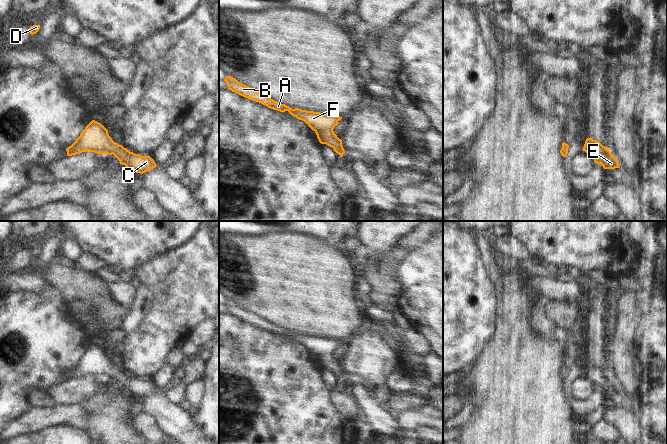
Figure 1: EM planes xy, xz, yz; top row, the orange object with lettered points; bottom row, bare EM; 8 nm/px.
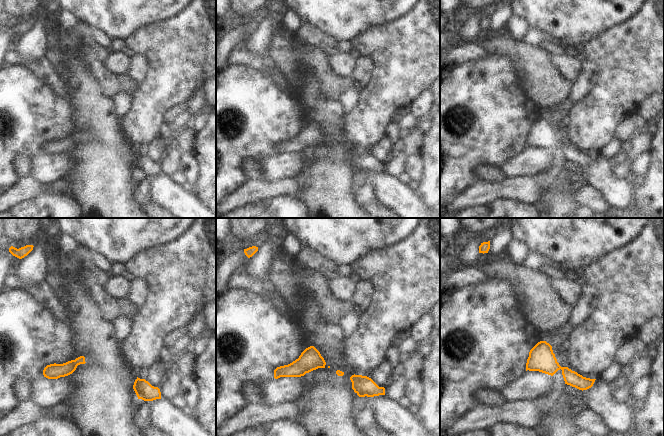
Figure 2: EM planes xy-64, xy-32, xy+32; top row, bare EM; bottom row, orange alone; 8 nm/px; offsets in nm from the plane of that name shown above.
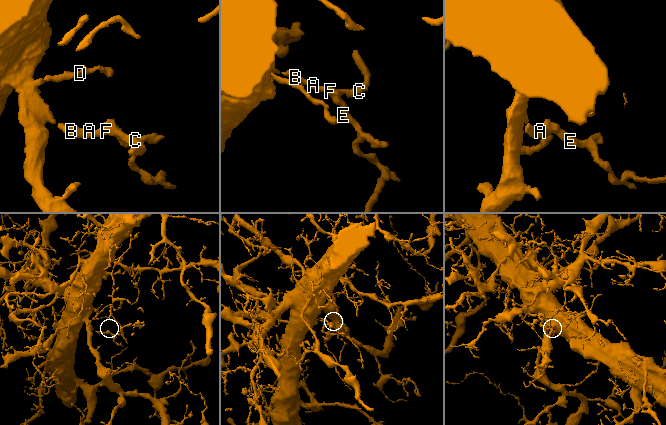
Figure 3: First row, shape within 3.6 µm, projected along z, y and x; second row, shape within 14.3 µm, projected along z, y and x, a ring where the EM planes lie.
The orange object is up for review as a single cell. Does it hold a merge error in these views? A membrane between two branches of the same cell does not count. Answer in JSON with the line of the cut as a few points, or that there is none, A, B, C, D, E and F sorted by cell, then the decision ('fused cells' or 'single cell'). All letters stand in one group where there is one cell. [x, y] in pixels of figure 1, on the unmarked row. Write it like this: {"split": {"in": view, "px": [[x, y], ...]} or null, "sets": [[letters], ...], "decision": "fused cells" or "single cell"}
{"split": null, "sets": [["A", "B", "C", "D", "E", "F"]], "decision": "single cell"}

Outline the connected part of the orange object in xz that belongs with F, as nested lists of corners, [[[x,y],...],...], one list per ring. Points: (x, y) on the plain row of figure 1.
[[[226,300],[224,305],[226,306],[228,313],[232,316],[235,316],[250,324],[259,326],[270,333],[280,336],[288,335],[292,340],[304,345],[316,357],[321,368],[326,368],[332,371],[341,381],[345,377],[342,364],[339,363],[333,355],[334,351],[339,348],[338,345],[341,344],[342,341],[322,338],[320,336],[301,334],[298,332],[292,333],[289,330],[281,328],[259,317],[255,313],[238,306],[232,300]]]

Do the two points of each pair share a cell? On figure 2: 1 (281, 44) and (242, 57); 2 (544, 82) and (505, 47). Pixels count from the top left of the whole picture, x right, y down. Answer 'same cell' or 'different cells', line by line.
1: same cell
2: same cell

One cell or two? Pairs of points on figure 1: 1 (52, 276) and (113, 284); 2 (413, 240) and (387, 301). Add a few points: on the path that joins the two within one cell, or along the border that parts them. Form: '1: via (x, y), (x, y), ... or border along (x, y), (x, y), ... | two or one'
1: border along (107, 280), (109, 295), (119, 304) | two
2: via (398, 254), (389, 263), (387, 286) | one

